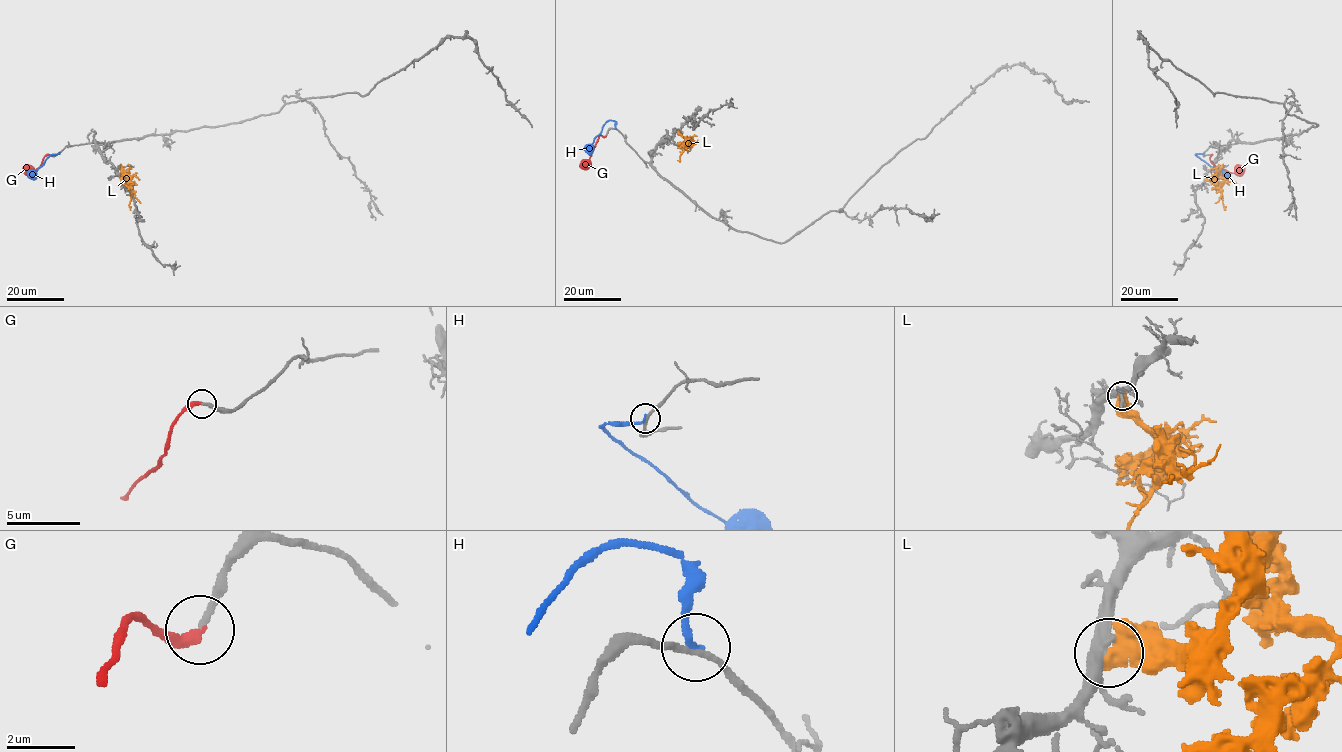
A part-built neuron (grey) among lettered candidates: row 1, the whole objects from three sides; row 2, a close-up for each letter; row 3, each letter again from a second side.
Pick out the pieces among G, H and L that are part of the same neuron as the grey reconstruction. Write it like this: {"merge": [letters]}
{"merge": ["G"]}

